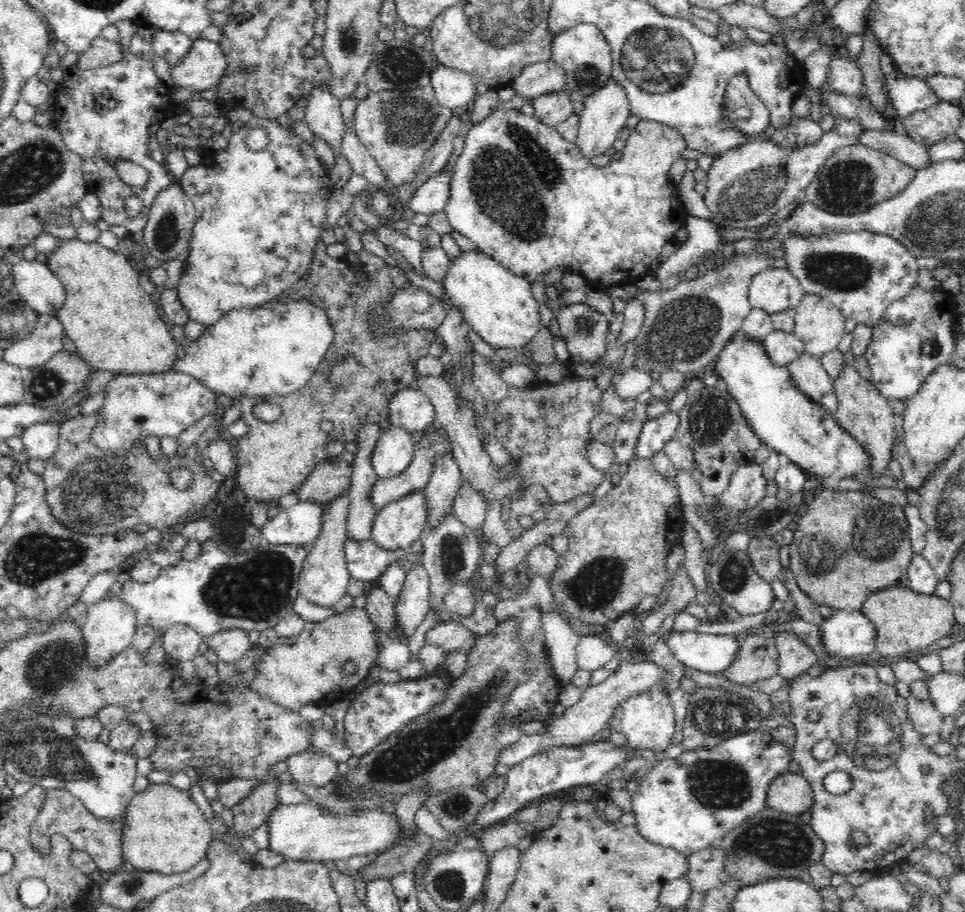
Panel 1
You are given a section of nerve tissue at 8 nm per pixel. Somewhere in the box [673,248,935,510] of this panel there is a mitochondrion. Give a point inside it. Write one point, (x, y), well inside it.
(840, 272)

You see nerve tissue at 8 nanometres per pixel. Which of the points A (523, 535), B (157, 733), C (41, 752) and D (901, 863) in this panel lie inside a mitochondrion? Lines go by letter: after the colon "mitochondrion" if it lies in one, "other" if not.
A: other
B: other
C: mitochondrion
D: other

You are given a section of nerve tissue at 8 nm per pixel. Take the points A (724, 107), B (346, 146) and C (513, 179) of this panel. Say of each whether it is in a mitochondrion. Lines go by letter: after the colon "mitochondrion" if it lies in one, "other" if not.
A: other
B: other
C: mitochondrion

